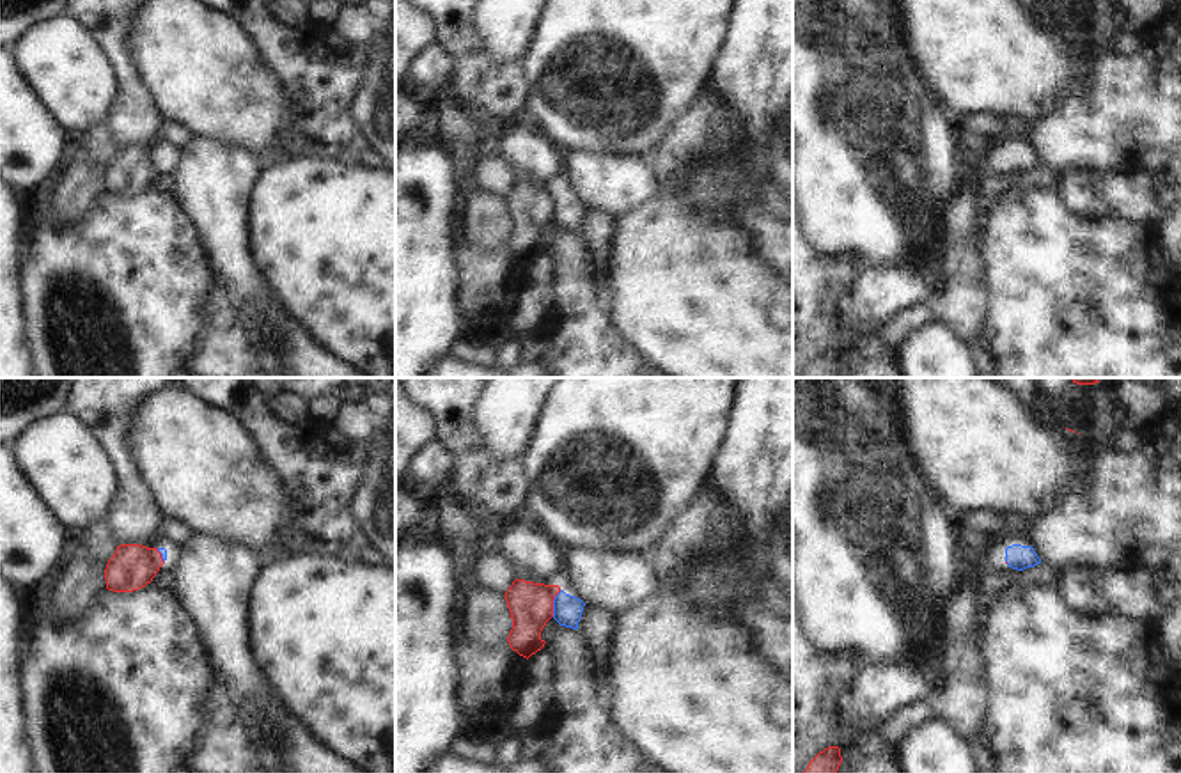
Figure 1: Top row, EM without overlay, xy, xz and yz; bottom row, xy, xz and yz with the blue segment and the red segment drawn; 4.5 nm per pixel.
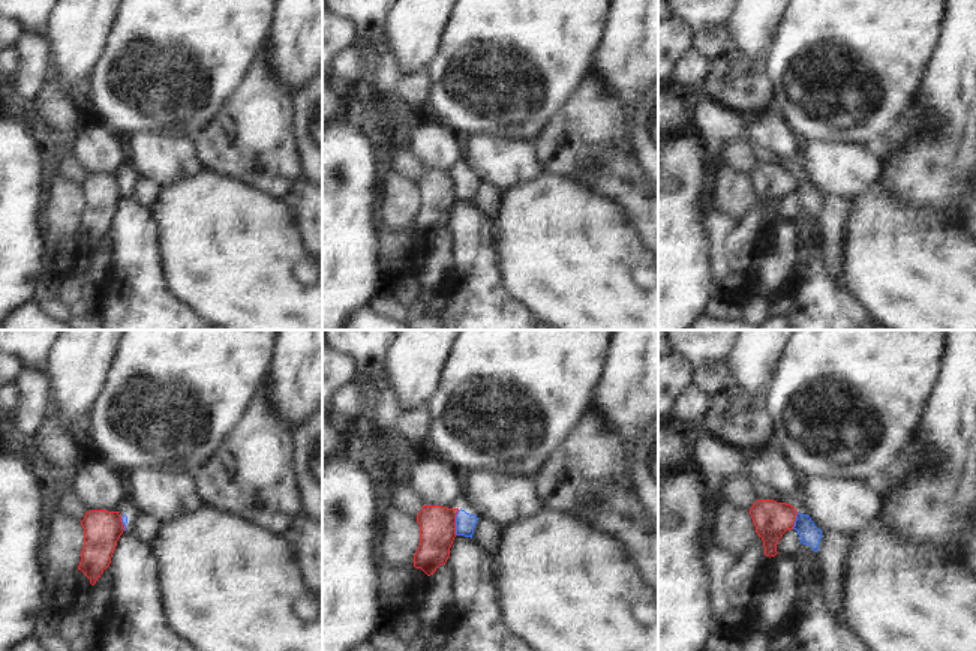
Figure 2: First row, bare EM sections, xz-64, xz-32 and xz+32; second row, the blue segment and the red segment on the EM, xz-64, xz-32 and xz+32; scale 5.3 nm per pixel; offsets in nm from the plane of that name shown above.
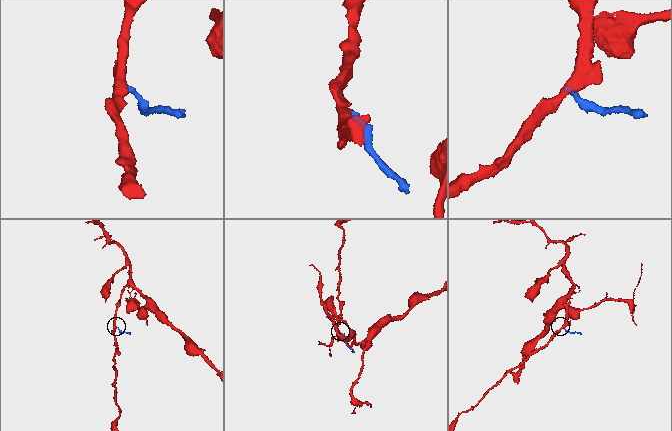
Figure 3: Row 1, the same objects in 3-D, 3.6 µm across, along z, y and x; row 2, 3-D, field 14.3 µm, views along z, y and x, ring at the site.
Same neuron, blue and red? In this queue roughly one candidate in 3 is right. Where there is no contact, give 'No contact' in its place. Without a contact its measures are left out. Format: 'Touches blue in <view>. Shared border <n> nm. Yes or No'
Touches blue in xz. Shared border 130 nm. No.

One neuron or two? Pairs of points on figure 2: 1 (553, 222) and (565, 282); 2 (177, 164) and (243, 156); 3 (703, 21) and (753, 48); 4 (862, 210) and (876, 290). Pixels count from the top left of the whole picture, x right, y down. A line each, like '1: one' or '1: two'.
1: one
2: two
3: two
4: one

